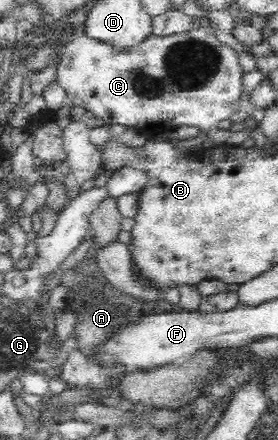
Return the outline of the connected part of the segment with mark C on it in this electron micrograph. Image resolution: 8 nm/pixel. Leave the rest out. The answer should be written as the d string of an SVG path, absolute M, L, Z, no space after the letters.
M205 28L171 36L149 34L145 42L133 46L127 52L89 38L81 31L62 47L57 60L56 81L66 92L67 103L86 108L105 122L135 128L161 124L165 128L193 126L208 131L217 128L221 120L229 119L241 108L242 75L238 52L221 43Z

